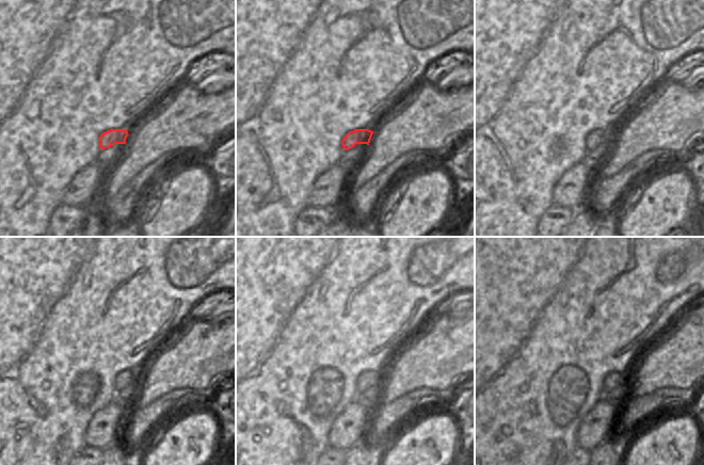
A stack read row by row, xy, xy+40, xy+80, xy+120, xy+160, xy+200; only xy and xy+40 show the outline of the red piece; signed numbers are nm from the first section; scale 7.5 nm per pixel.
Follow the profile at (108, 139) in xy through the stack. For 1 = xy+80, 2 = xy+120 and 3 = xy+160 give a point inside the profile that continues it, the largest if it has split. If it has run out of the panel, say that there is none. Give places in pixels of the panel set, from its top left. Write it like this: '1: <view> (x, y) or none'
1: xy+80 (606, 137)
2: xy+120 (133, 377)
3: xy+160 (368, 379)

